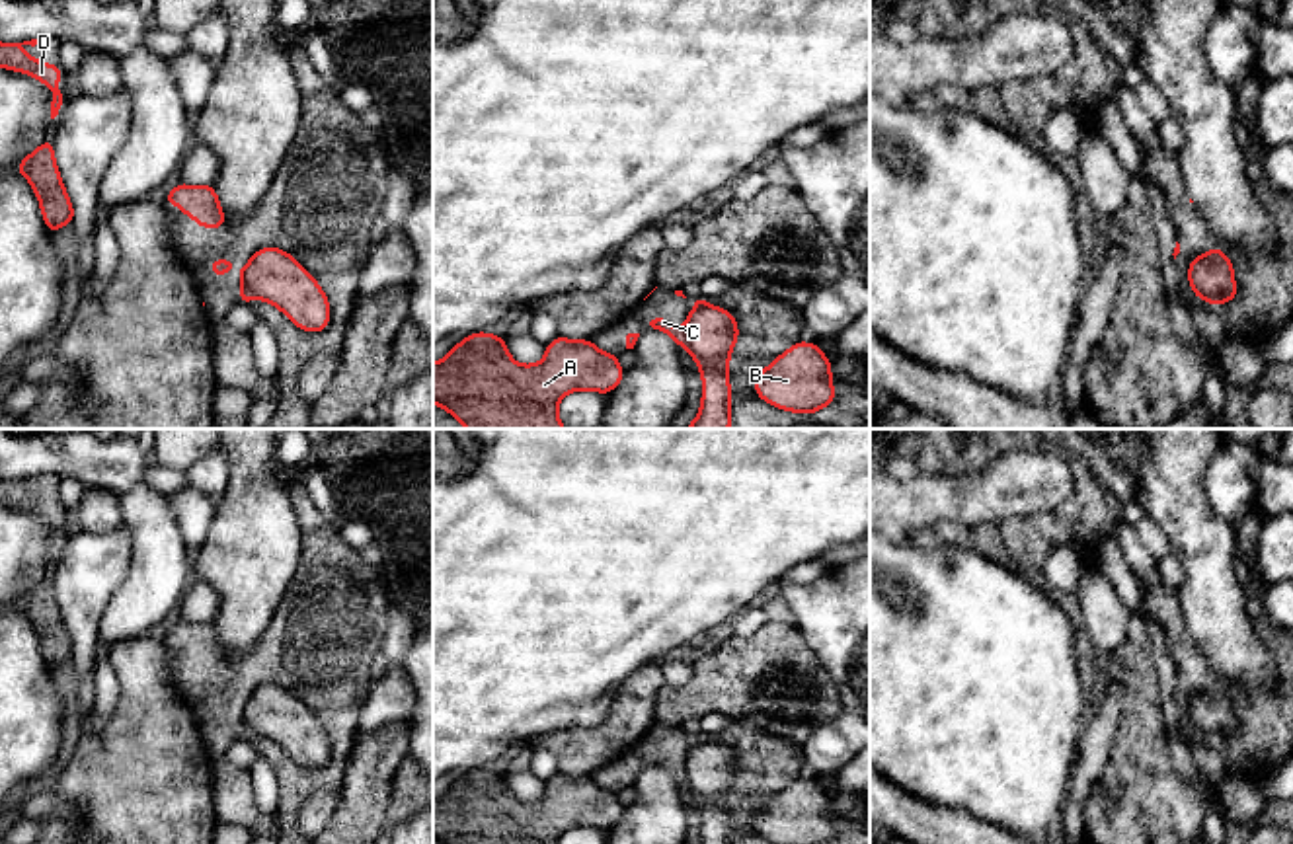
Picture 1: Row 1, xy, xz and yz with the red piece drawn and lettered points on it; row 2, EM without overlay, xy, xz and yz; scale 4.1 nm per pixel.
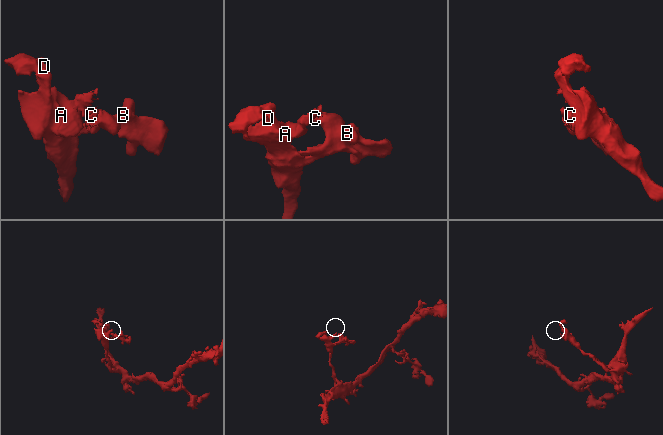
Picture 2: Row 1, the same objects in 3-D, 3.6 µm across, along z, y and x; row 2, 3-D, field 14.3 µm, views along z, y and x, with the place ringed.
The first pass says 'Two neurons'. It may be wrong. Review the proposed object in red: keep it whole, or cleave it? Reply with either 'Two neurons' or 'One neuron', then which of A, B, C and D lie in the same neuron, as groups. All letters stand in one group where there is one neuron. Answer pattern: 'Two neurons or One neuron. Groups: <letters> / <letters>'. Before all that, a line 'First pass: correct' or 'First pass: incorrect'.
First pass: correct
Two neurons. Groups: A B D / C

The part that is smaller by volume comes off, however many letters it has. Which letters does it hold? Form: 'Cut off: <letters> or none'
Cut off: C

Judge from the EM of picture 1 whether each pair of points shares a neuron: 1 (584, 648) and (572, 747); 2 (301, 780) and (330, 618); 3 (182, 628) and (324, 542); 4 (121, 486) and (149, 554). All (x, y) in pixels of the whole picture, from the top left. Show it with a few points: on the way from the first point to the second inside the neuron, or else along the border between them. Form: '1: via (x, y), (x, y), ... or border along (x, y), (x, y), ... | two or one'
1: border along (580, 726), (529, 737) | two
2: via (338, 753), (338, 702), (330, 663) | one
3: via (231, 669), (252, 669), (316, 605), (324, 591) | one
4: via (139, 503), (149, 515), (149, 537) | one

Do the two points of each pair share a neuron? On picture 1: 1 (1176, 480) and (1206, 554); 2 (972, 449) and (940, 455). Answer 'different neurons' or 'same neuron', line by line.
1: same neuron
2: same neuron

